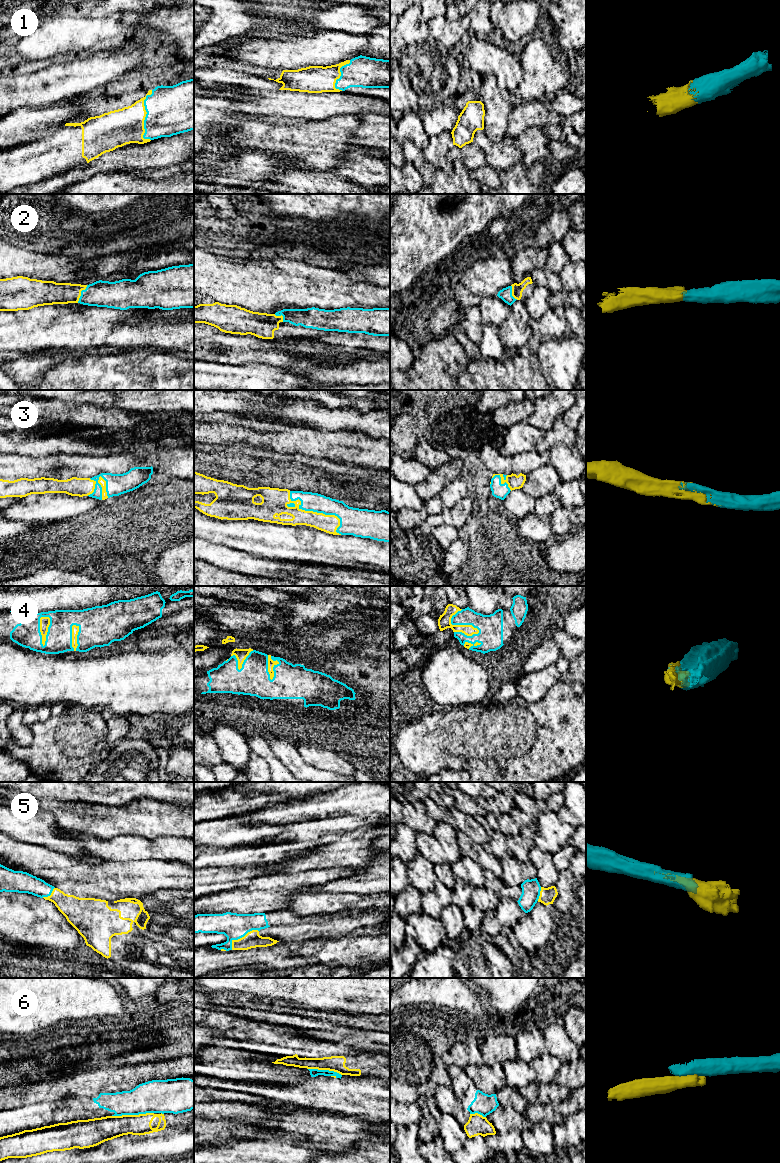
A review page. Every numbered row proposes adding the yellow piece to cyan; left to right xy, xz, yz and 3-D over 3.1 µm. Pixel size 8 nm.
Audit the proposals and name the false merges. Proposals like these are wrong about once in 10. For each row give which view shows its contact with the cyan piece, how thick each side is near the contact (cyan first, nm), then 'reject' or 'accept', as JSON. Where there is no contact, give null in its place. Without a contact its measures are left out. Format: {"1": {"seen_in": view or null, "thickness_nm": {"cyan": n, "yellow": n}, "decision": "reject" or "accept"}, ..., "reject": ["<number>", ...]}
{"1": {"seen_in": "xy", "thickness_nm": {"cyan": 400, "yellow": 280}, "decision": "accept"}, "2": {"seen_in": "xy", "thickness_nm": {"cyan": 200, "yellow": 190}, "decision": "accept"}, "3": {"seen_in": "xz", "thickness_nm": {"cyan": 150, "yellow": 140}, "decision": "accept"}, "4": {"seen_in": "yz", "thickness_nm": {"cyan": 200, "yellow": 110}, "decision": "accept"}, "5": {"seen_in": "xz", "thickness_nm": {"cyan": 220, "yellow": 140}, "decision": "accept"}, "6": {"seen_in": "xy", "thickness_nm": {"cyan": 280, "yellow": 190}, "decision": "reject"}, "reject": ["6"]}

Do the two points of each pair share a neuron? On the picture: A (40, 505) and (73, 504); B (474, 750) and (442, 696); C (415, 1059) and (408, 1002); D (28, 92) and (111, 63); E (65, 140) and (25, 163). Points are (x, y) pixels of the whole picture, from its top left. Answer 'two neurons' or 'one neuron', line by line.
A: one neuron
B: two neurons
C: one neuron
D: one neuron
E: one neuron

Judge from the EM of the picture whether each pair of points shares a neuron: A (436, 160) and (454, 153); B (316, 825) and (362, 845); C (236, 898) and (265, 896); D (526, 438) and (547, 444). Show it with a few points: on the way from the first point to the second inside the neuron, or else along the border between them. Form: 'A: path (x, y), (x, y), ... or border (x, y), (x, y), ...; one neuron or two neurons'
A: border (453, 145), (448, 151), (448, 157), (452, 161); two neurons
B: border (363, 832), (355, 838), (345, 835), (338, 837); two neurons
C: path (243, 898), (258, 896); one neuron
D: border (543, 433), (537, 440), (535, 449); two neurons

